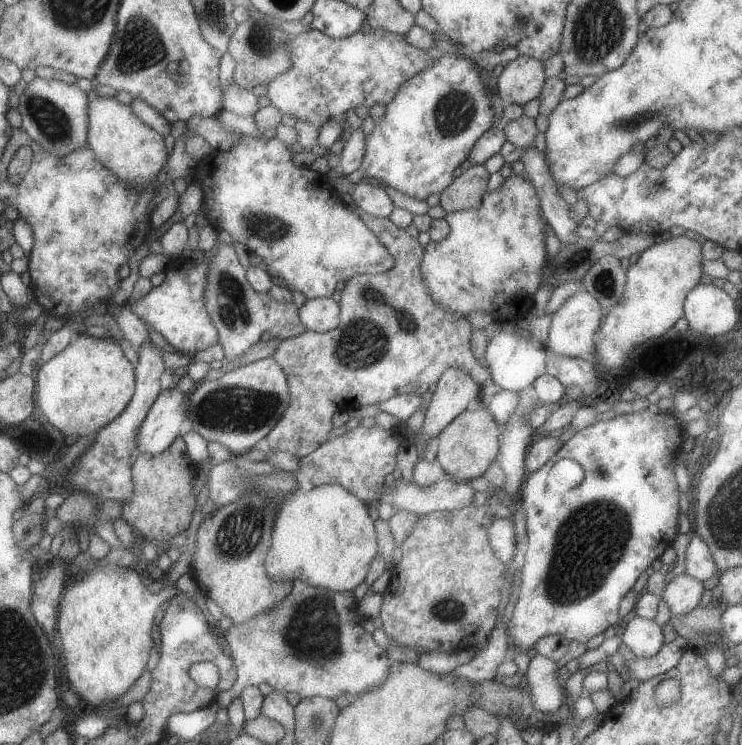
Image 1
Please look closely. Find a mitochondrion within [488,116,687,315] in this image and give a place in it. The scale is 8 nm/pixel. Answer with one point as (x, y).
(605, 283)

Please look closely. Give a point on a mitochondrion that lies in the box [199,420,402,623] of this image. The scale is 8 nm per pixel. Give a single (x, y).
(239, 532)

